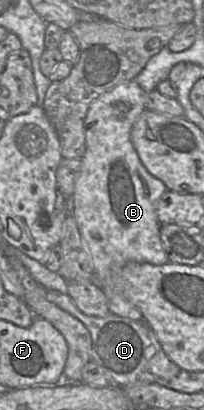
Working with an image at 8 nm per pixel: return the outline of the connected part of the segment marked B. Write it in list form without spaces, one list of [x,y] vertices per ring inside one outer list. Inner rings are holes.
[[[135,80],[116,85],[95,99],[86,114],[86,149],[72,194],[73,211],[82,240],[94,266],[94,276],[107,298],[110,313],[142,320],[140,310],[122,295],[120,269],[130,262],[169,263],[160,239],[156,213],[159,198],[168,190],[142,164],[131,142],[131,129],[145,109],[146,92]]]

